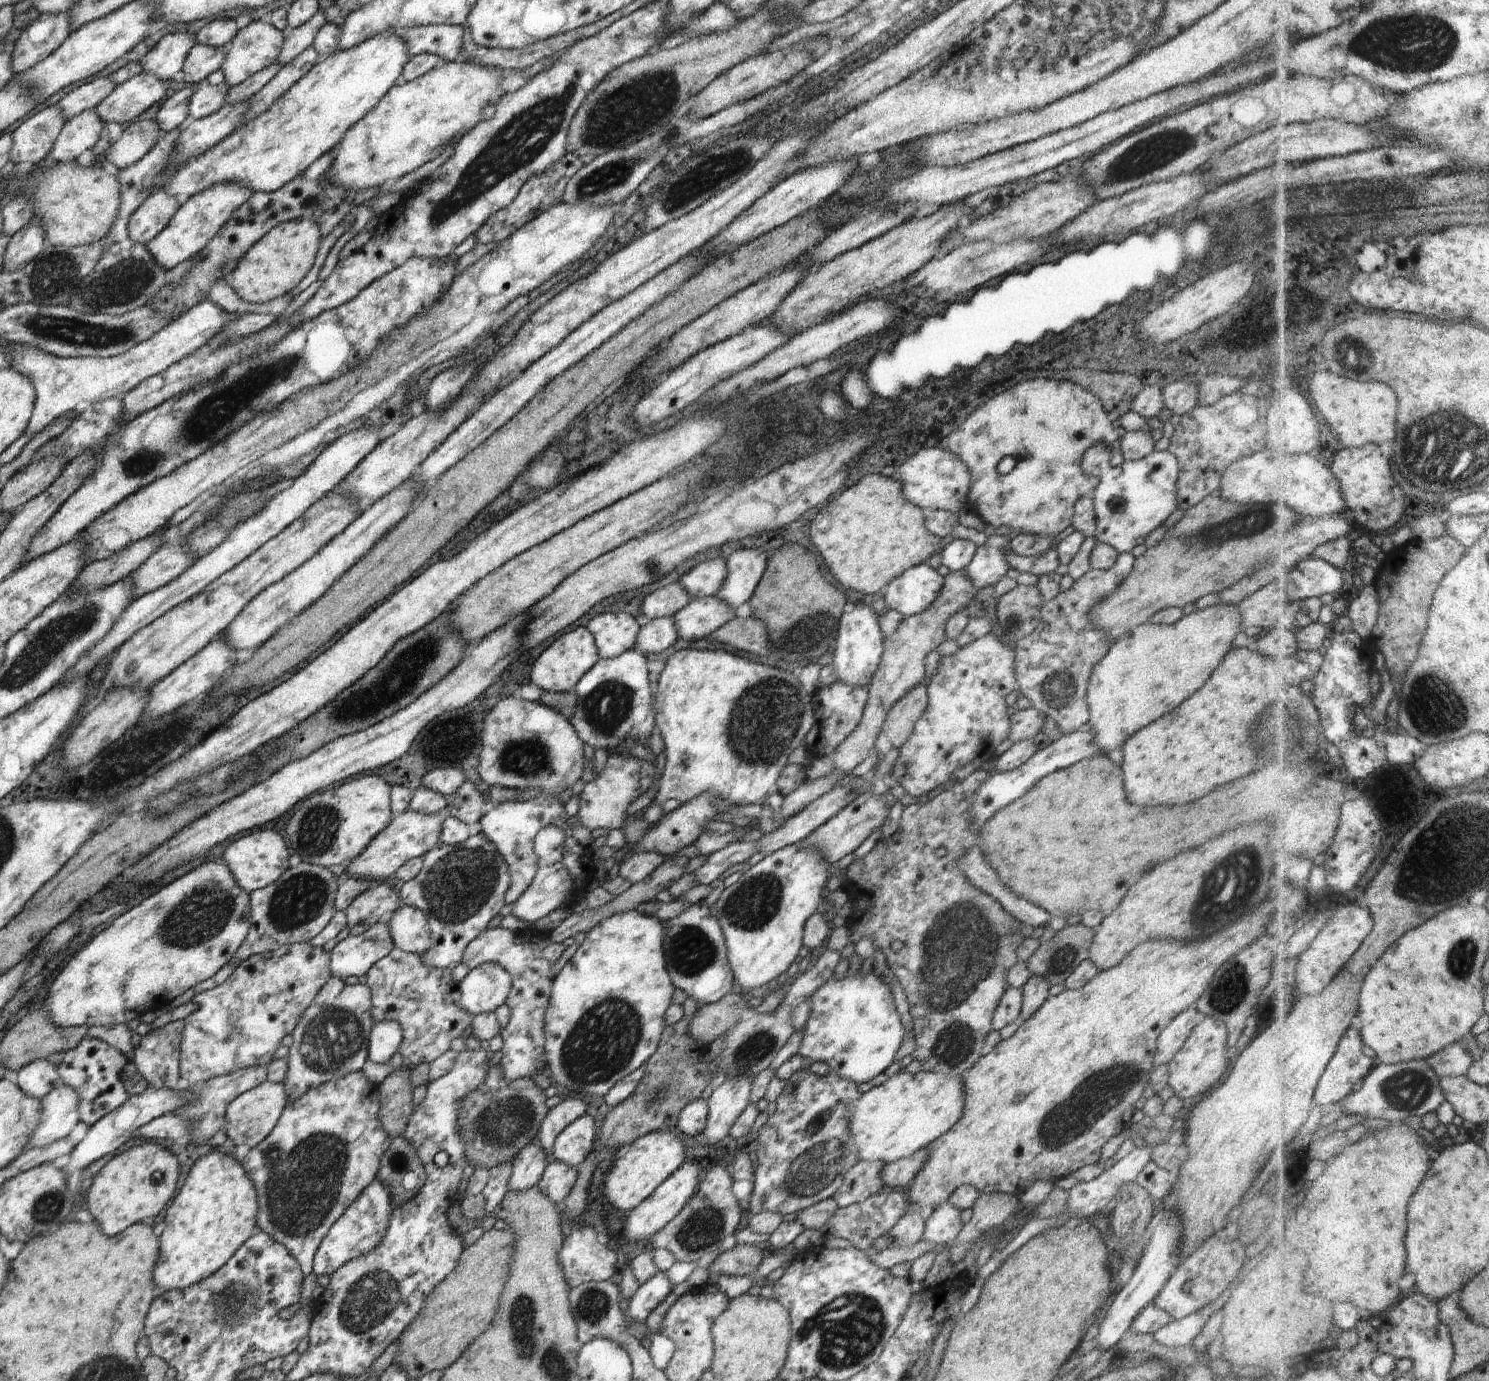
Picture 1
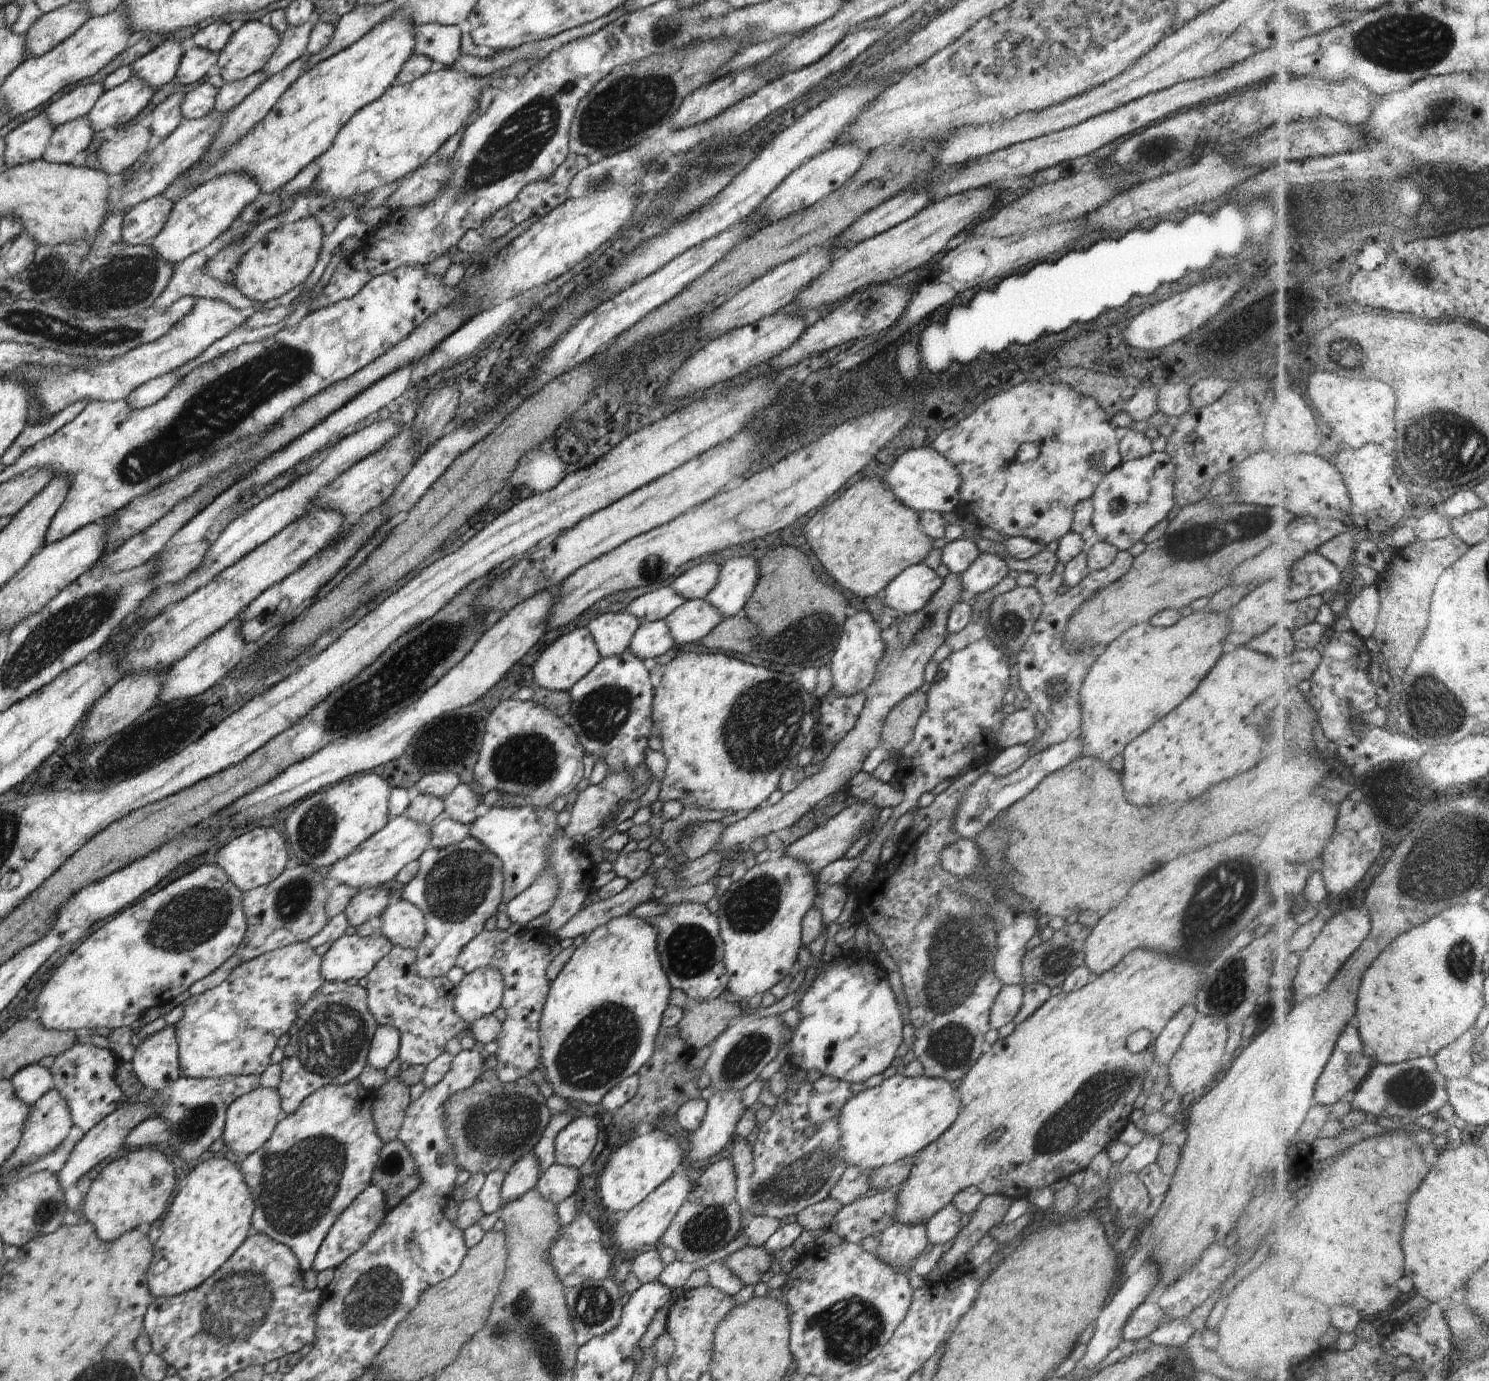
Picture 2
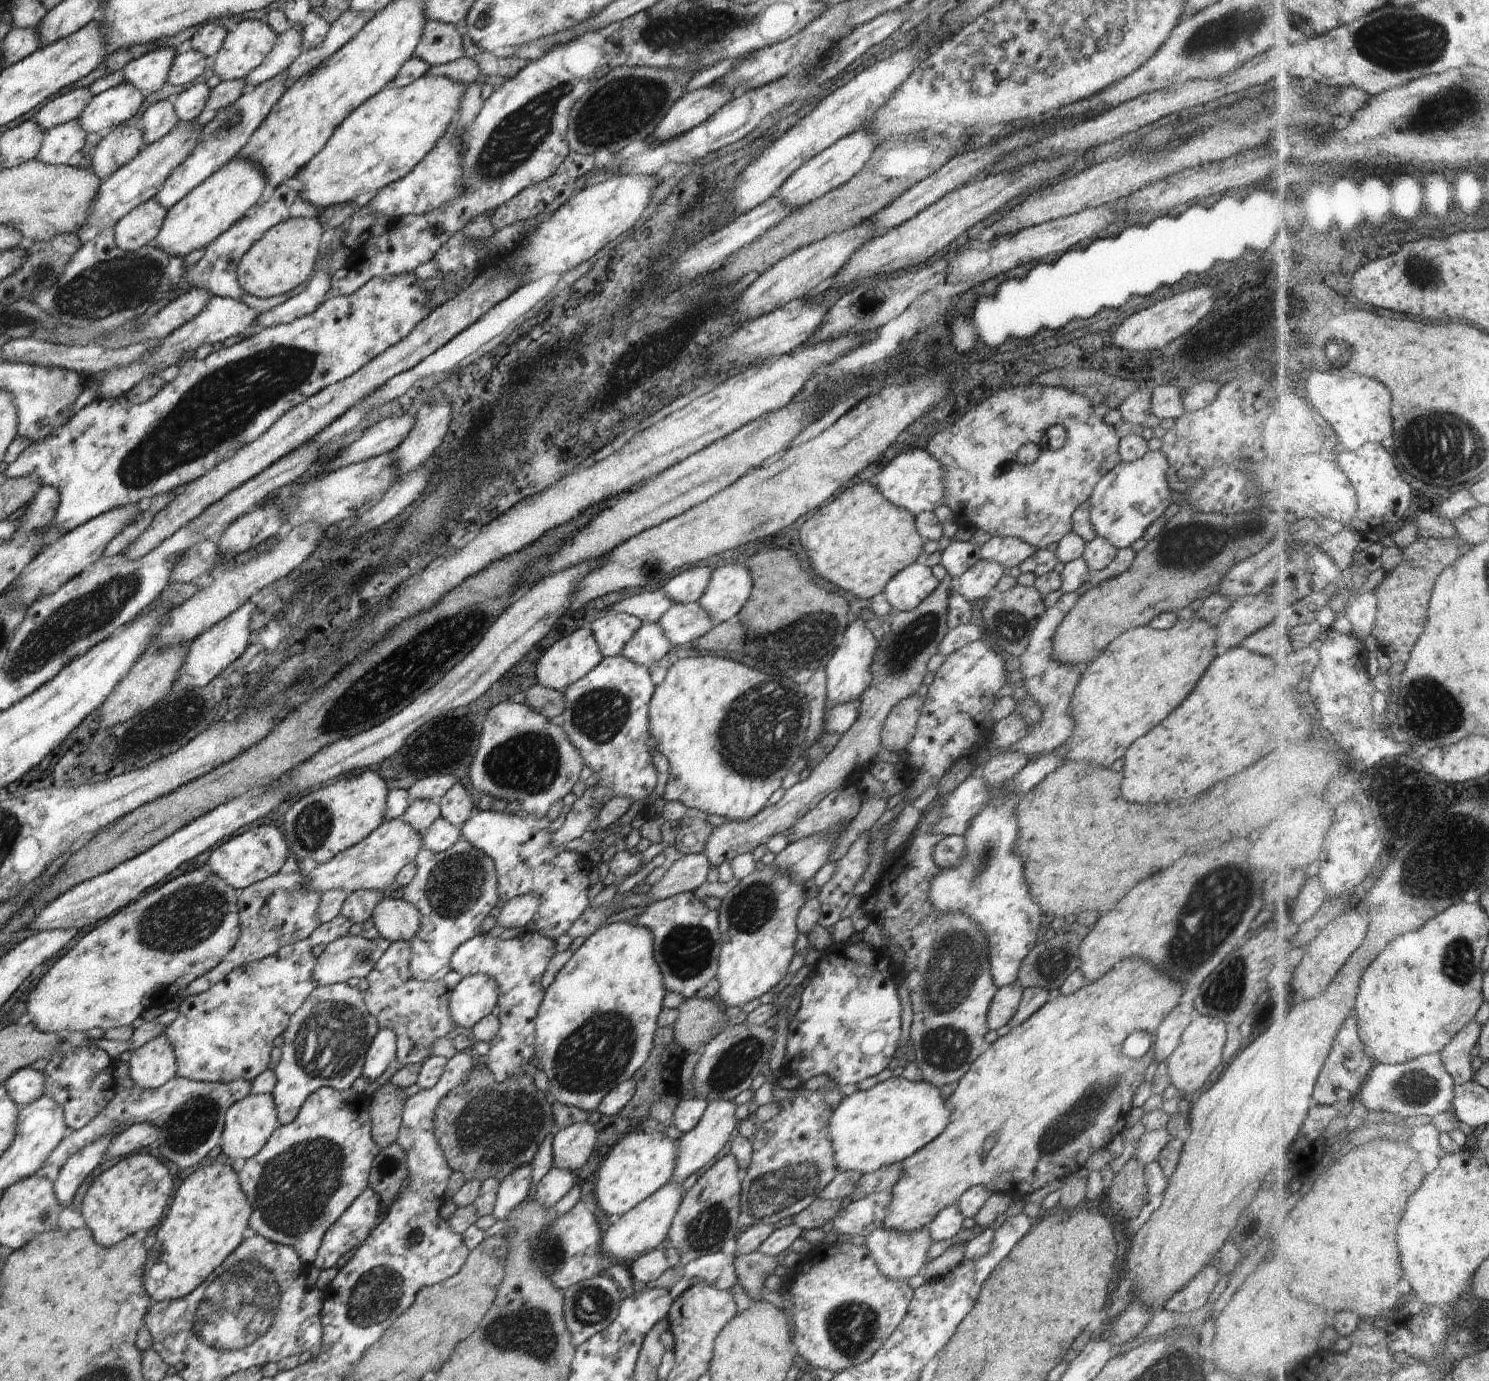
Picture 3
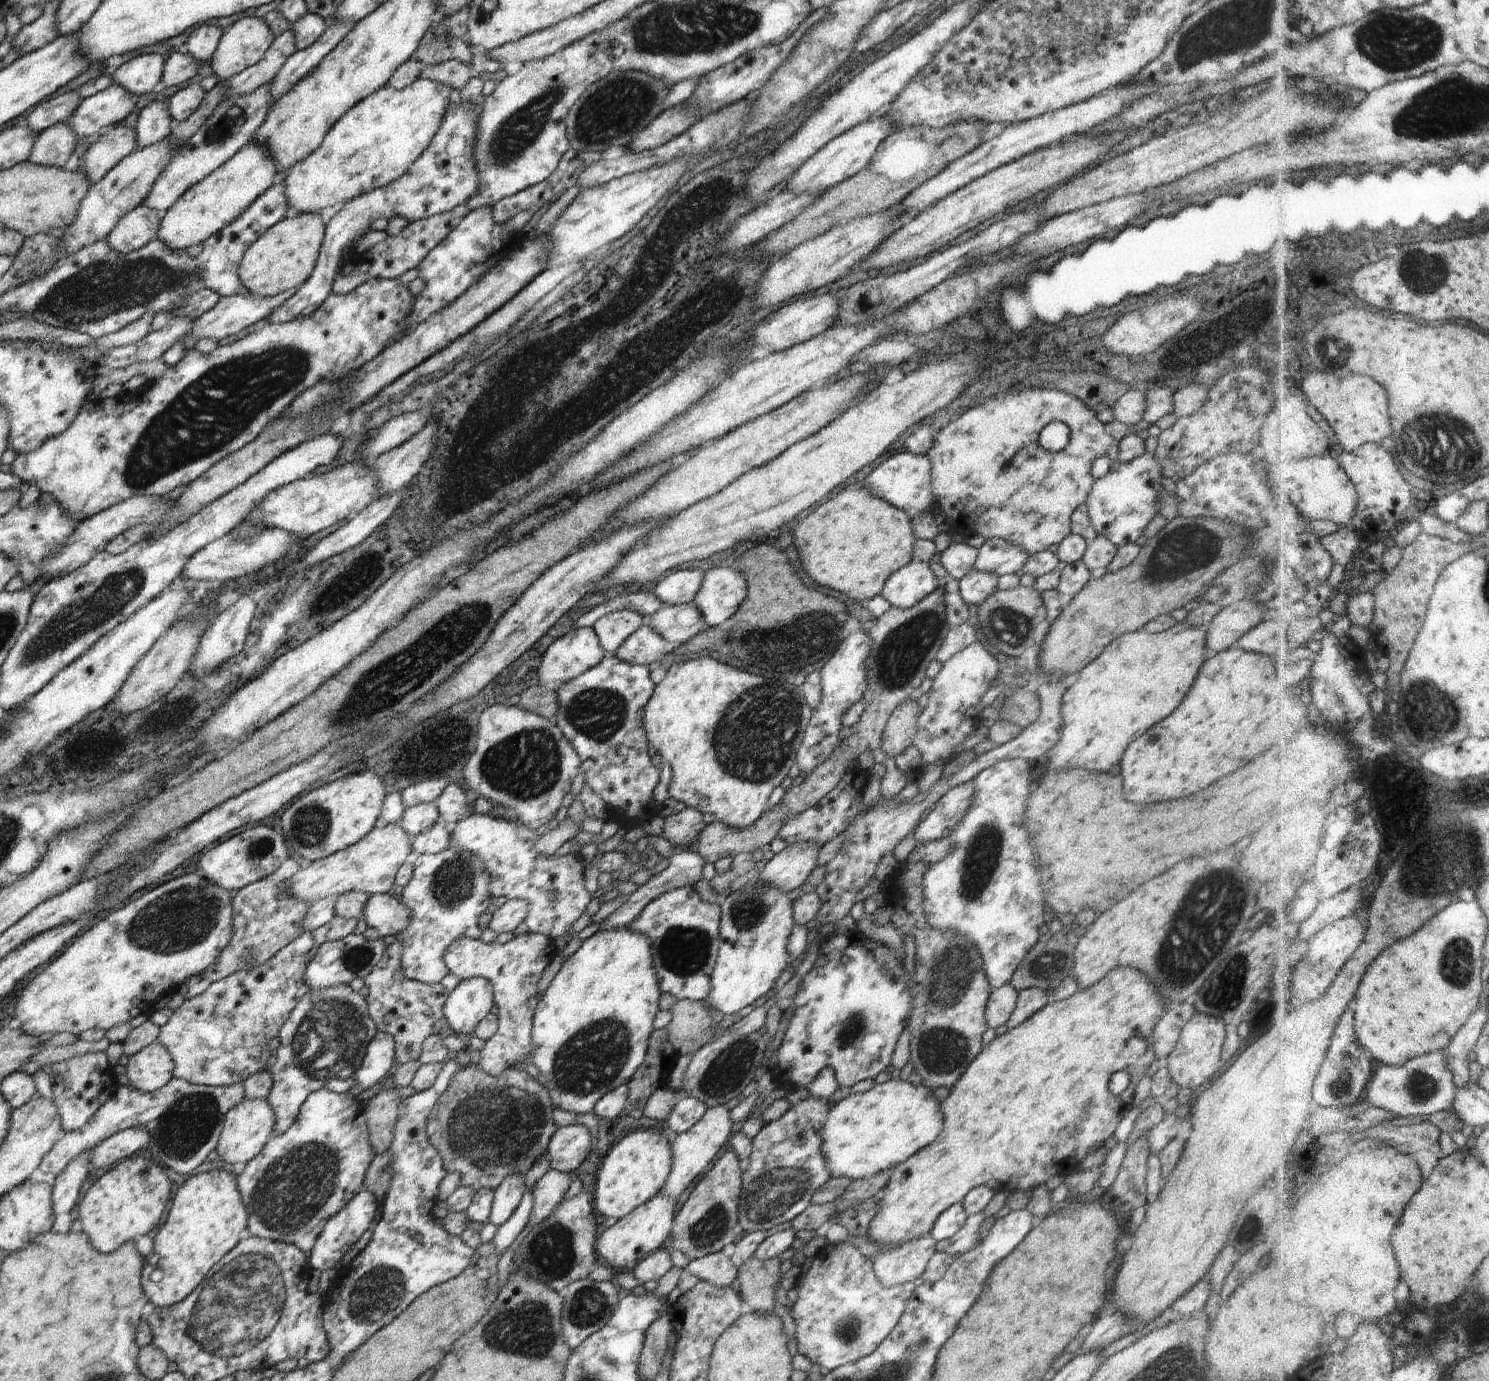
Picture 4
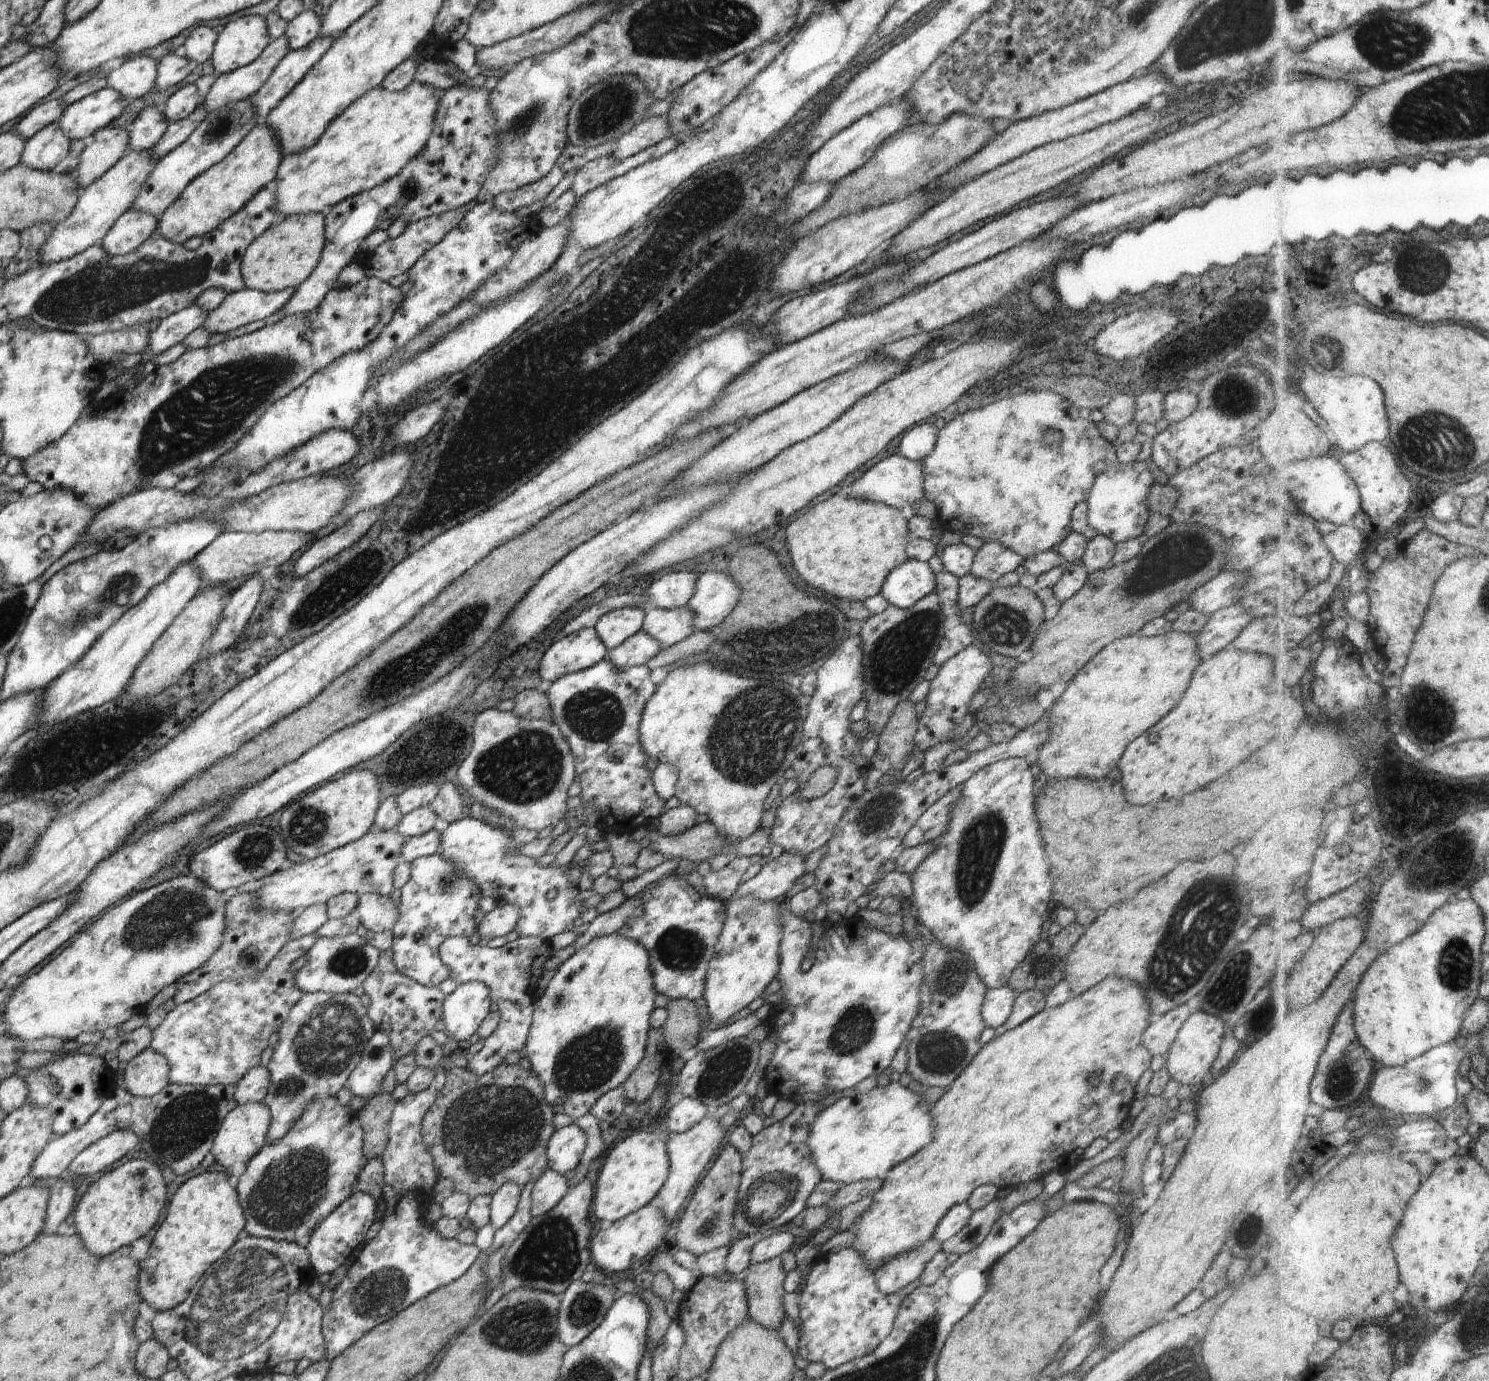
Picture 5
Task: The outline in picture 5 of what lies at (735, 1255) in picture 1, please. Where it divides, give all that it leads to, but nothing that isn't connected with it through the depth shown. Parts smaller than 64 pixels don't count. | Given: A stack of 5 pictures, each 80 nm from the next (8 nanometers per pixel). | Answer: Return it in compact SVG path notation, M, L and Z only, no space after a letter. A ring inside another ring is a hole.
M780 1257L750 1263L742 1272L749 1316L769 1329L779 1329L785 1311L782 1304L784 1278Z

